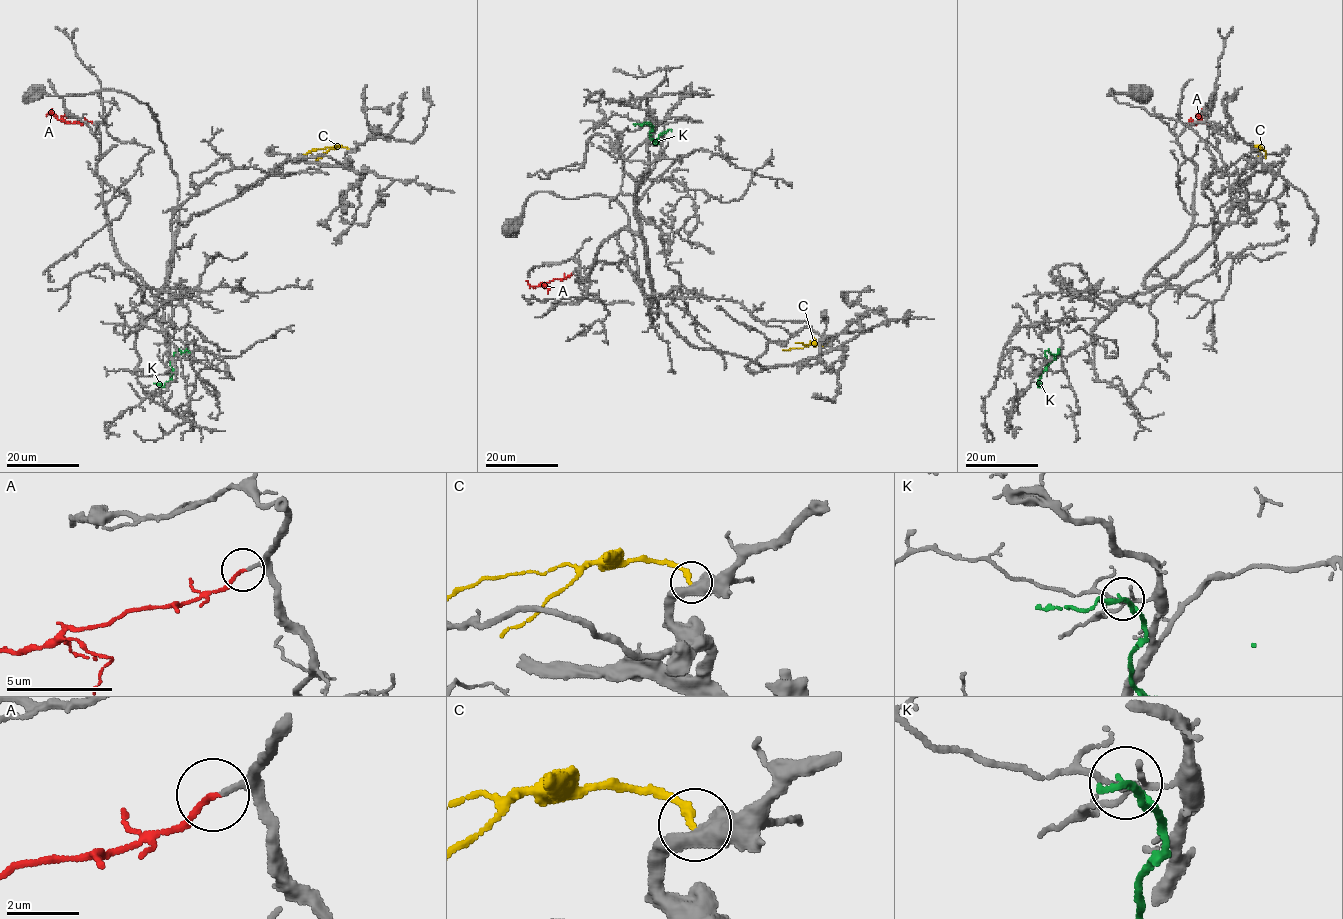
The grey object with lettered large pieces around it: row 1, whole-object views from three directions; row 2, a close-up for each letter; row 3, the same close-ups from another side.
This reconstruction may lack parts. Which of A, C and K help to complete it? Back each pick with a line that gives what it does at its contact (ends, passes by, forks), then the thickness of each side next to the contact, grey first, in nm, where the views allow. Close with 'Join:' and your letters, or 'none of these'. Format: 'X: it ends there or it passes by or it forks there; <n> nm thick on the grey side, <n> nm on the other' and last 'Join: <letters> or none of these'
A: it ends there; 200 nm thick on the grey side, 160 nm on the other
Join: A

